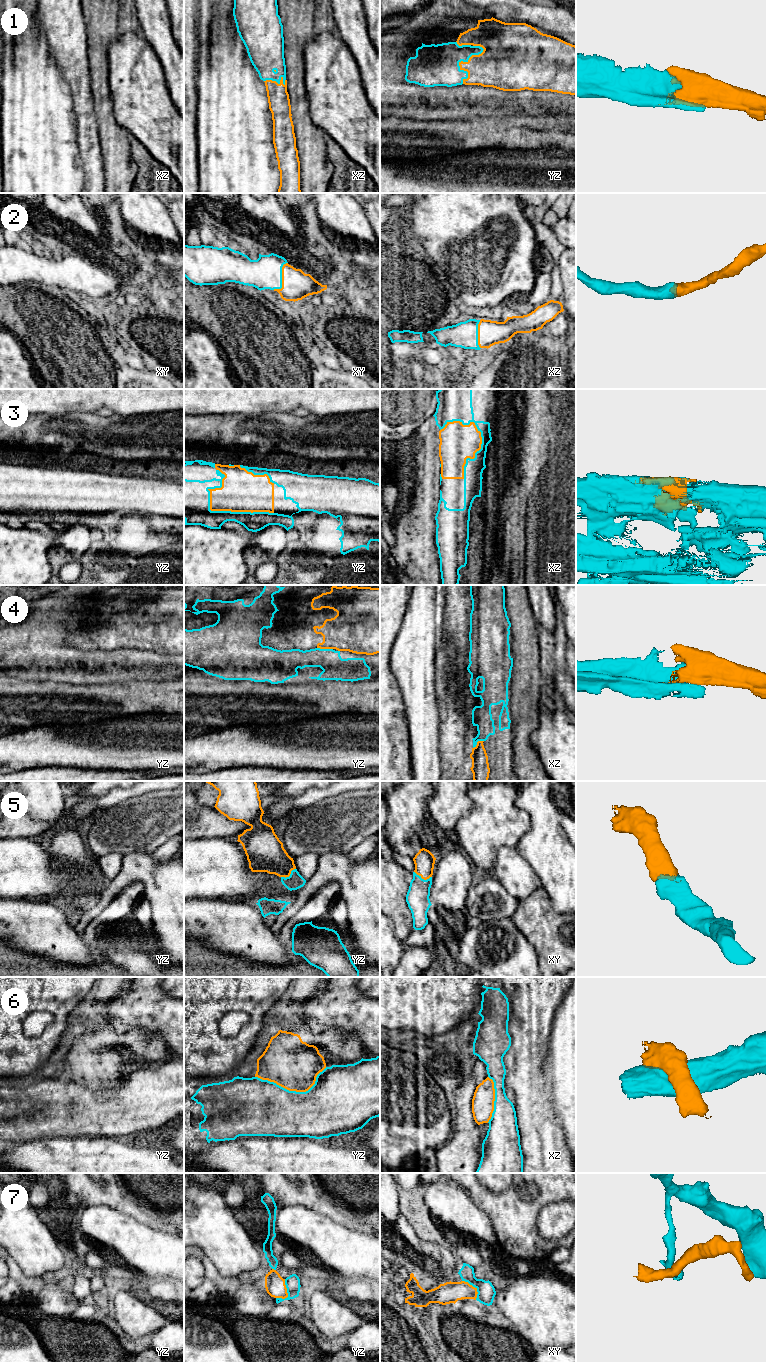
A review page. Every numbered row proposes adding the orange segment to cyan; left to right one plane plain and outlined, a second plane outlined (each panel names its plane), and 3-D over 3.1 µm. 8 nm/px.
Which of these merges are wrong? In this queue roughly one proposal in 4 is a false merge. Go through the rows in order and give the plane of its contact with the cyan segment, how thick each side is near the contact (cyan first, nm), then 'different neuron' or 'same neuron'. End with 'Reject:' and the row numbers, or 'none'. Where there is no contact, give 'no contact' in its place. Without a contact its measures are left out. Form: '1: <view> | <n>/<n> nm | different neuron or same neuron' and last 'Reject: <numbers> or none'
1: yz | 340/300 nm | same neuron
2: xy | 260/240 nm | same neuron
3: yz | 320/320 nm | same neuron
4: yz | 190/320 nm | different neuron
5: xy | 190/170 nm | same neuron
6: yz | 420/400 nm | different neuron
7: yz | 120/160 nm | different neuron
Reject: 4, 6, 7

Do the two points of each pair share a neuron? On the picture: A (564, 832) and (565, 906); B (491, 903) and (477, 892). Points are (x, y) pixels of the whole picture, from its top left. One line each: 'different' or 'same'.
A: same
B: same

